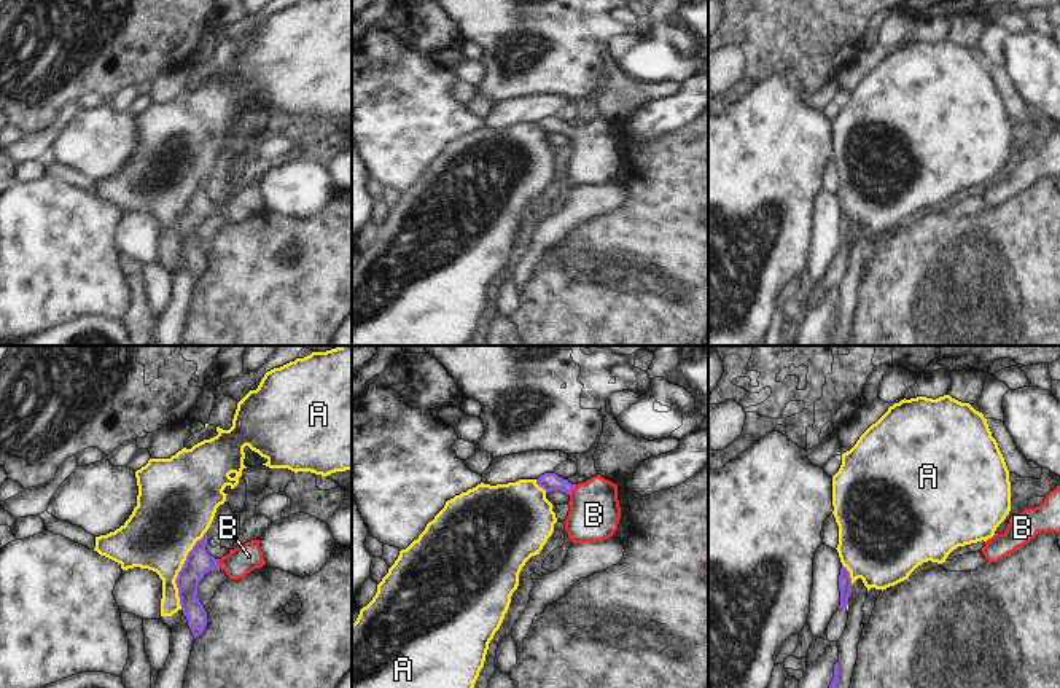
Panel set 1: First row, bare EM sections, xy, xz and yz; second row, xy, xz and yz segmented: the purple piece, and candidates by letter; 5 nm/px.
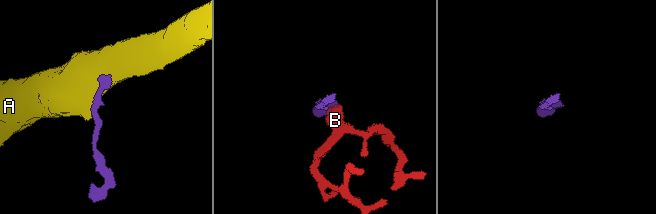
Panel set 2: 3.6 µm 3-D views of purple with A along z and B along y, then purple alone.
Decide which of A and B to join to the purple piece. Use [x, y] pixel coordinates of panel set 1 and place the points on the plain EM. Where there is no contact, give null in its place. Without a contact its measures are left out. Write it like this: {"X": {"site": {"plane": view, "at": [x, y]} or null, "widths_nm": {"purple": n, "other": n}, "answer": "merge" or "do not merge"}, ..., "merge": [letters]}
{"A": {"site": {"plane": "xy", "at": [180, 214]}, "widths_nm": {"purple": 130, "other": 360}, "answer": "do not merge"}, "B": {"site": {"plane": "xz", "at": [573, 131]}, "widths_nm": {"purple": 100, "other": 260}, "answer": "merge"}, "merge": ["B"]}

